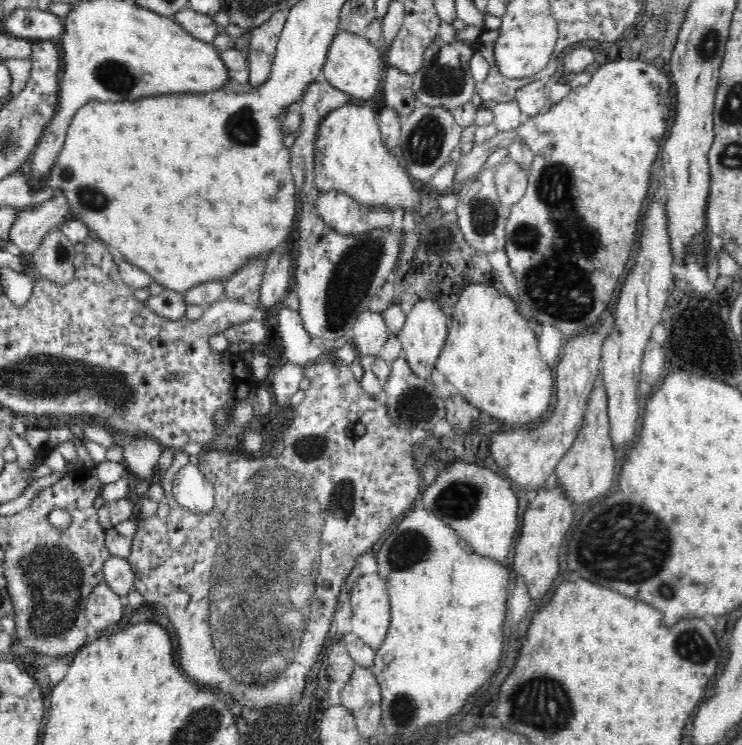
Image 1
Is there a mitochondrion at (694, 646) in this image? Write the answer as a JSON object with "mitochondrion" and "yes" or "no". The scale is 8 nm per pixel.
{"mitochondrion":"yes"}

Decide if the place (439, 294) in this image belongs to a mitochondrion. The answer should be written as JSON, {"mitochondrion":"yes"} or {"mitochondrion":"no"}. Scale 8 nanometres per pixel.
{"mitochondrion":"no"}

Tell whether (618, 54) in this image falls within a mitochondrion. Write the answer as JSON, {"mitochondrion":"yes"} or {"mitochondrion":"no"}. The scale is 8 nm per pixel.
{"mitochondrion":"no"}

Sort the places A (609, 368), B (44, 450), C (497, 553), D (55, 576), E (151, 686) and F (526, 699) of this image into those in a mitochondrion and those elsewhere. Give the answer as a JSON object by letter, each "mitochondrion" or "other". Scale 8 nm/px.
{"A":"other","B":"other","C":"other","D":"mitochondrion","E":"other","F":"mitochondrion"}

